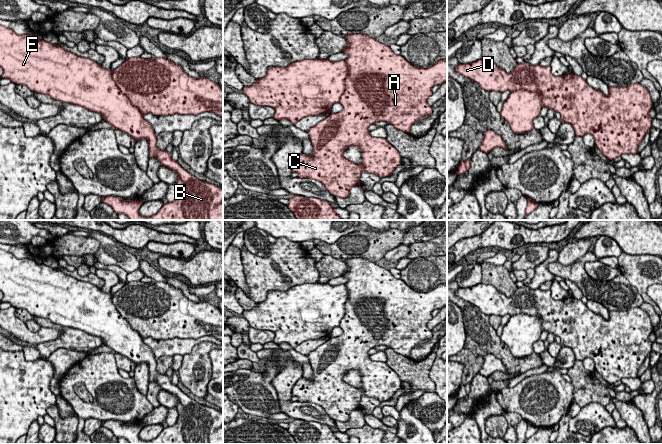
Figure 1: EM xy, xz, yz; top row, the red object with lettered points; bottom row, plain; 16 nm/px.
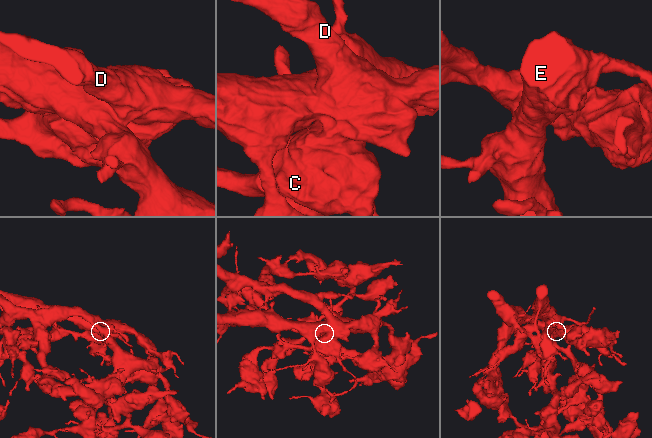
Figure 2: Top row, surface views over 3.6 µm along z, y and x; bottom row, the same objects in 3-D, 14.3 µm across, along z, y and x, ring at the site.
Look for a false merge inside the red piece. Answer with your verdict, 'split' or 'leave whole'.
split

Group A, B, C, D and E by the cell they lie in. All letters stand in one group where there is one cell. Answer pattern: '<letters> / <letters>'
A C D / B E

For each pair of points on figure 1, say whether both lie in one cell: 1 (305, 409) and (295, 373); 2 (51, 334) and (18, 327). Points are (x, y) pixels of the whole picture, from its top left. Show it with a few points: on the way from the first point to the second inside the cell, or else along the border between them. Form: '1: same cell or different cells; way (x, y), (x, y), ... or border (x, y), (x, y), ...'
1: same cell; way (294, 408), (286, 400), (286, 384)
2: same cell; way (43, 335), (26, 335)

